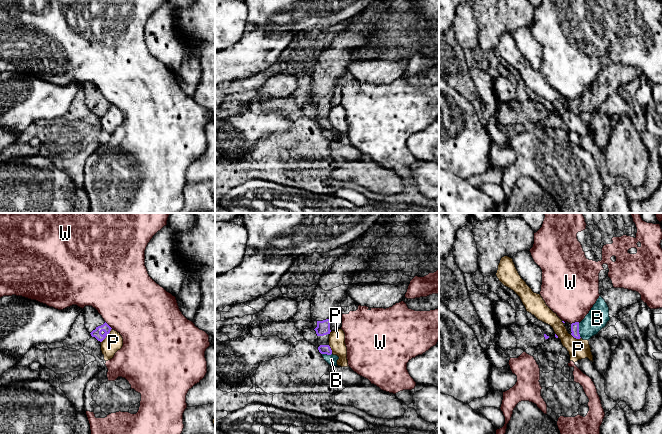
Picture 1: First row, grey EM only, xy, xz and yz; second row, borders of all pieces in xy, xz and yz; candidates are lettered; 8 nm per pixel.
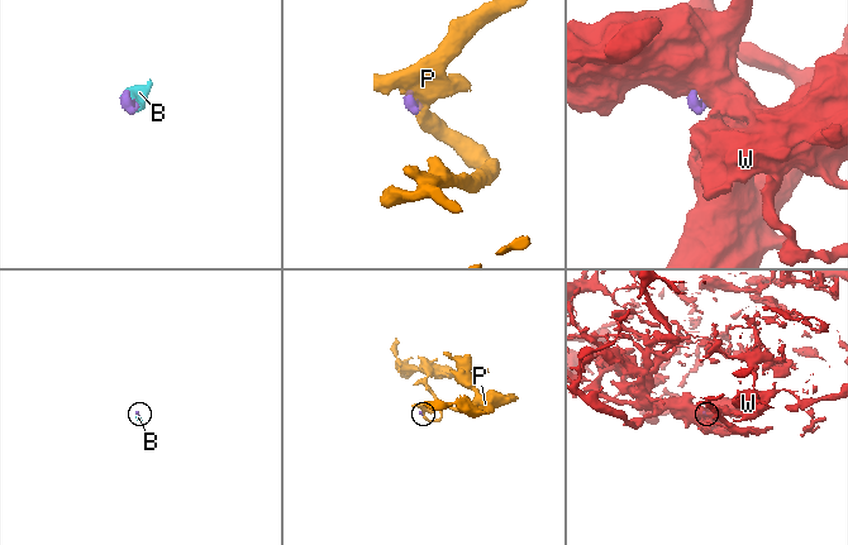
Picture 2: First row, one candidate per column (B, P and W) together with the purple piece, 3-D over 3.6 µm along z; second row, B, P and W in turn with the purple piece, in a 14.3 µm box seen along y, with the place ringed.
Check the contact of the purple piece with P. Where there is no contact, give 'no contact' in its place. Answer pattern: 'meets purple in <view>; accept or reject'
meets purple in xy; reject

